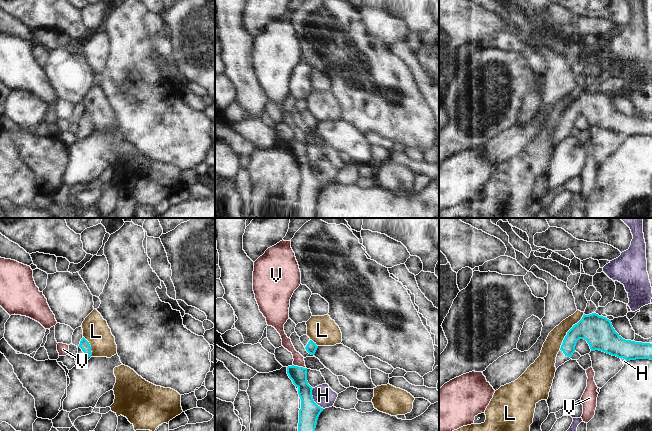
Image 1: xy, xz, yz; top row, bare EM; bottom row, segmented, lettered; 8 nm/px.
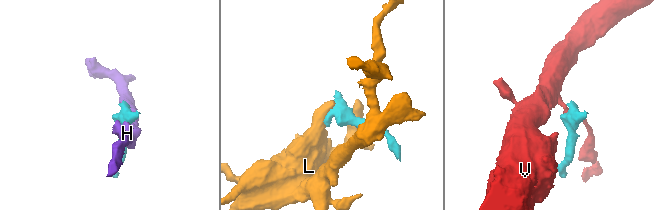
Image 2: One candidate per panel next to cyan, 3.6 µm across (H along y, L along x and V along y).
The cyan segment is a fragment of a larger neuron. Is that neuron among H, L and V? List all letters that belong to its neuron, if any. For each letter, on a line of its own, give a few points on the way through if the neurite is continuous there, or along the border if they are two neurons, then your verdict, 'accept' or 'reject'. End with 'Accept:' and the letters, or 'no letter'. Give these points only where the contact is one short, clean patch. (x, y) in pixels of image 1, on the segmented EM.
H: border along xz (312, 388), (312, 399), (323, 408); reject
L: border along yz (584, 314), (567, 332), (559, 349); reject
V: border along xz (293, 364), (305, 368); reject
Accept: no letter

